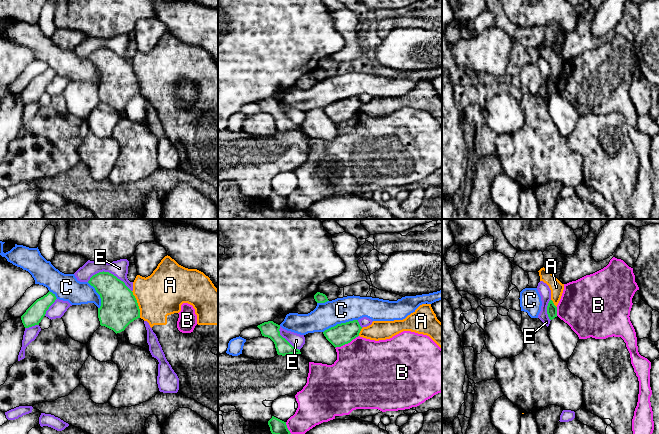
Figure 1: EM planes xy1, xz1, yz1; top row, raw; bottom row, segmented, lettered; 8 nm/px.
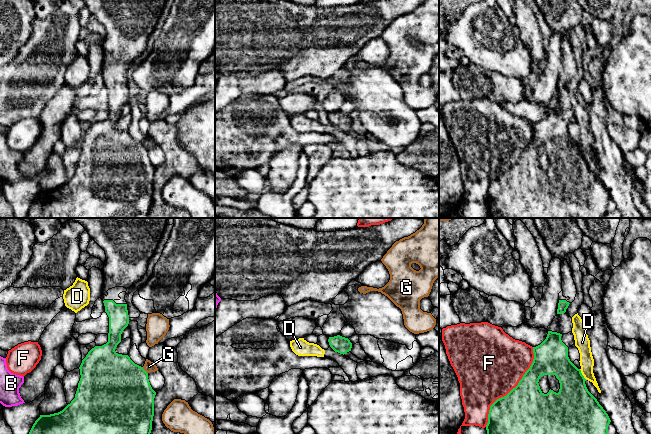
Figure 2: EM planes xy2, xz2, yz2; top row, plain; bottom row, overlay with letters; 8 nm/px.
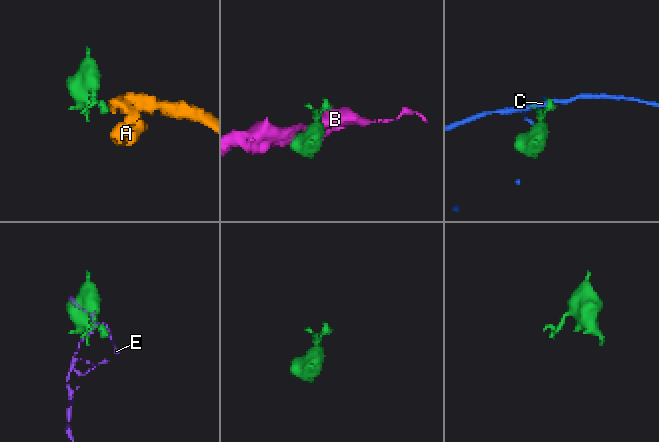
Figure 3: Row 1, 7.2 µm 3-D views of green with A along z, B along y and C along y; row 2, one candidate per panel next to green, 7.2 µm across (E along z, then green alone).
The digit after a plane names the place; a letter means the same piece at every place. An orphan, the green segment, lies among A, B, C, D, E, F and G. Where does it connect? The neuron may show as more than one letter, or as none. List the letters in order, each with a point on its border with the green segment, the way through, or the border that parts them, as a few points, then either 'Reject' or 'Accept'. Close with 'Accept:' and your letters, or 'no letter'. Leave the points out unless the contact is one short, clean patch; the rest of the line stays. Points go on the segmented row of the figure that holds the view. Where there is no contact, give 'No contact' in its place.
A: Touches green at xy1 (137, 304). Boundary: xy1 (131, 291), (136, 300), (140, 317). Reject
B: Touches green at xz1 (346, 343). Reject
C: Touches green at xz1 (341, 323). Reject
D: Touches green at yz2 (581, 374). Boundary: yz2 (579, 369), (586, 379). Reject
E: Touches green at xy1 (110, 273). Reject
F: Touches green at yz2 (513, 388). Reject
G: Touches green at xy2 (144, 370). Reject
Accept: no letter

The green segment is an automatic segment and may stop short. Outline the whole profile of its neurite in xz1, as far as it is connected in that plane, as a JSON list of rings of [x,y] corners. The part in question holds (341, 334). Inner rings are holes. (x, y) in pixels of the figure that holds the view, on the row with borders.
[[[358,320],[337,324],[323,332],[326,339],[336,348],[350,343],[359,336],[362,327]]]

